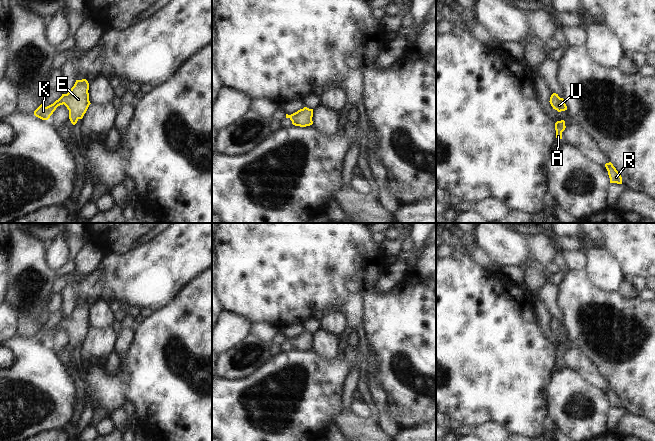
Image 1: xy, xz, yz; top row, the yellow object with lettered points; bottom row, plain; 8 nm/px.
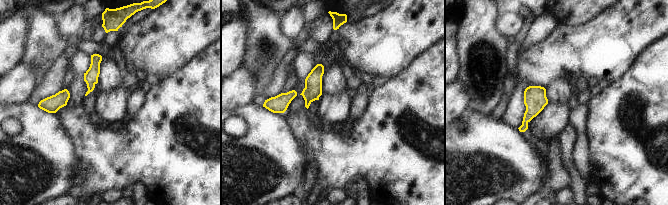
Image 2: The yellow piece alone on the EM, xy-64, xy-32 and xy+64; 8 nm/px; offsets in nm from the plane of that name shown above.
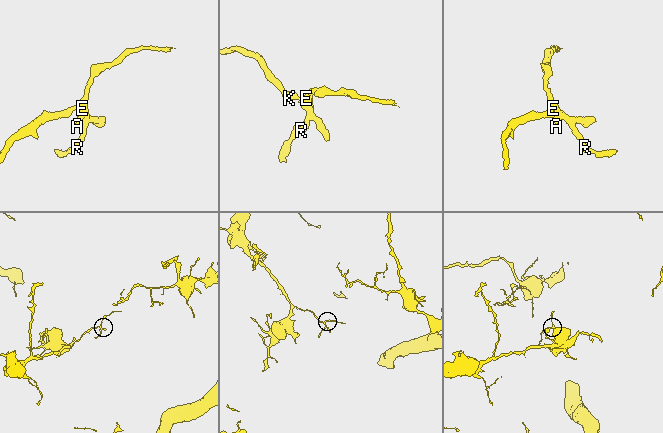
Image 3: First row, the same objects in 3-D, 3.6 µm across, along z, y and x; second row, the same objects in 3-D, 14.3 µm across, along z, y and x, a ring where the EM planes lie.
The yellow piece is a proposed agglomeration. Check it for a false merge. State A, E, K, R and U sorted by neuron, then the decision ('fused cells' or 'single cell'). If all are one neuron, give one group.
A E K R U | single cell

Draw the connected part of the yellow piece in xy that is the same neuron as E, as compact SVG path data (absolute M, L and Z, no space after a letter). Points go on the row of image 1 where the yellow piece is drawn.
M86 79L76 80L74 86L67 94L45 107L42 104L34 111L34 115L42 120L48 120L56 108L65 105L69 110L69 119L73 125L82 119L89 105L89 83Z

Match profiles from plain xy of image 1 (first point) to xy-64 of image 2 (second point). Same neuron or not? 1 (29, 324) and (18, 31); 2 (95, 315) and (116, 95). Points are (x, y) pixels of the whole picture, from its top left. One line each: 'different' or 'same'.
1: different
2: different

